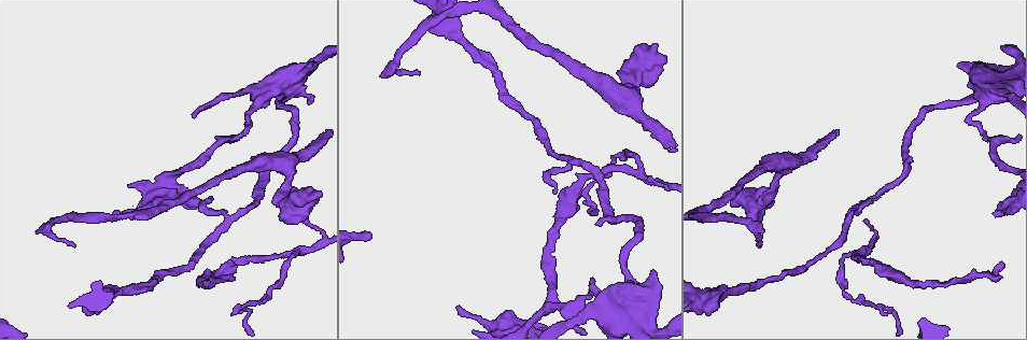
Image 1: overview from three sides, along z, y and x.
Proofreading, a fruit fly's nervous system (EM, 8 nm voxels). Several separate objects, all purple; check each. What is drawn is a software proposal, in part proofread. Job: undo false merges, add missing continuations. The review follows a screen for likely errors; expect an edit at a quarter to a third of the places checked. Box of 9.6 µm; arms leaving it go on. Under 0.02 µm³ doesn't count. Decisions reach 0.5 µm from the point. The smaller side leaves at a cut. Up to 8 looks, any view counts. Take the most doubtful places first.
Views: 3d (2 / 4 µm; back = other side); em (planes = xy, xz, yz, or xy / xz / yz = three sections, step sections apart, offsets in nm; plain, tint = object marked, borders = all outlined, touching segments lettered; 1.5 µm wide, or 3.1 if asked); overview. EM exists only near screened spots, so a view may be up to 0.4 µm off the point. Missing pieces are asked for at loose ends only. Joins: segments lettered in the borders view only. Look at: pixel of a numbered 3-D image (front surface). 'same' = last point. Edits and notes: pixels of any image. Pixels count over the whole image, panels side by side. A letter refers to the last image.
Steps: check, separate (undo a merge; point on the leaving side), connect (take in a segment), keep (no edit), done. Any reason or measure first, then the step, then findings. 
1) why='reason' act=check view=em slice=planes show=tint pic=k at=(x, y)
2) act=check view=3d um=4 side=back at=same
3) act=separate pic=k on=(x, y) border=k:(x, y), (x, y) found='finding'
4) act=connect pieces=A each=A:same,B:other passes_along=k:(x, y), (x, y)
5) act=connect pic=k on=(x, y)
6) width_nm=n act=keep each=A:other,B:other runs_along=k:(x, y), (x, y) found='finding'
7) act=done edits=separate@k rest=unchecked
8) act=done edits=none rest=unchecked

why='tapers out' act=check view=3d um=2 pic=1 at=(759, 246)

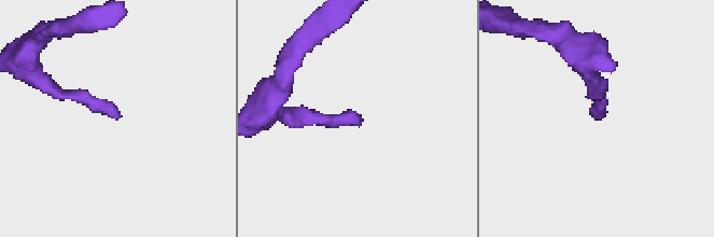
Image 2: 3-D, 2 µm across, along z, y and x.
act=check view=em slice=xz step=4 show=borders pic=2 at=(121, 115)

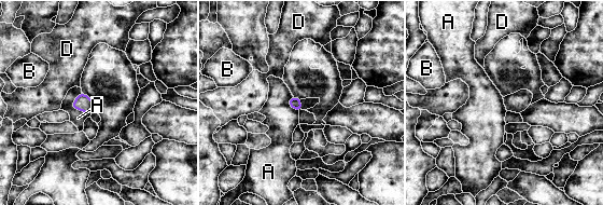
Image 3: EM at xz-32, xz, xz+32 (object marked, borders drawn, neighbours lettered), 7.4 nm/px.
width_nm=80 act=keep each=A:other,B:other,D:other border=3:(80, 93), (72, 106), (90, 113) found='no lettered segment goes on from it'

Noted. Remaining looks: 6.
why='abrupt turn' act=check view=3d um=2 pic=1 at=(973, 114)

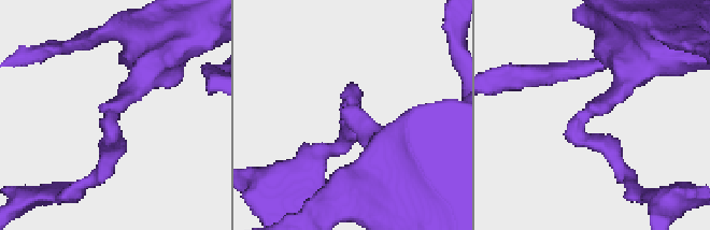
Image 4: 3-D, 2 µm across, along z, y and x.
why='need the tissue' act=check view=em slice=planes show=borders pic=4 at=(358, 117)

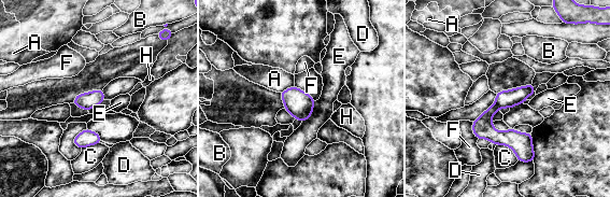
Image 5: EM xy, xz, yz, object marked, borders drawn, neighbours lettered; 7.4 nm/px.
act=separate pic=5 on=(482, 127) each=A:other,B:other,C:other,D:other,E:other,F:other,H:other border=5:(495, 103), (499, 108) found='two neurons meet here'

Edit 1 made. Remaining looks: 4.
why='free end' act=check view=3d um=4 pic=1 at=(545, 315)

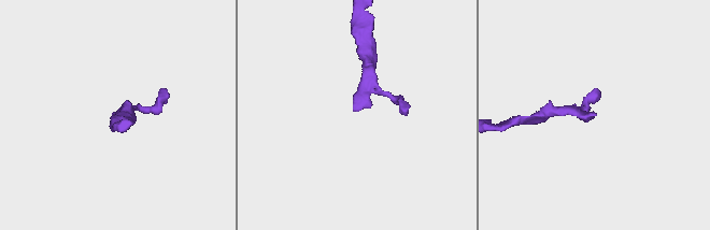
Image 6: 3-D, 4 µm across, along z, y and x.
why='shape alone is not enough' act=check view=em slice=yz step=4 show=borders pic=6 at=(594, 113)

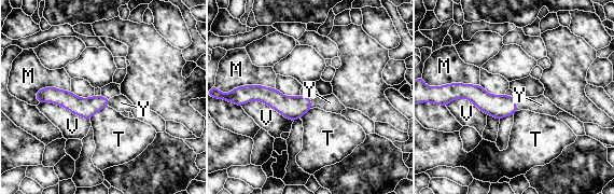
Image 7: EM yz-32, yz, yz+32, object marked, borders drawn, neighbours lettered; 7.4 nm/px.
act=connect pieces=Y each=M:other,T:other,V:other,Y:same found='it goes on there'

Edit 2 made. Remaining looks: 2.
act=done edits=separate@5,connect@7 rest=unchecked

